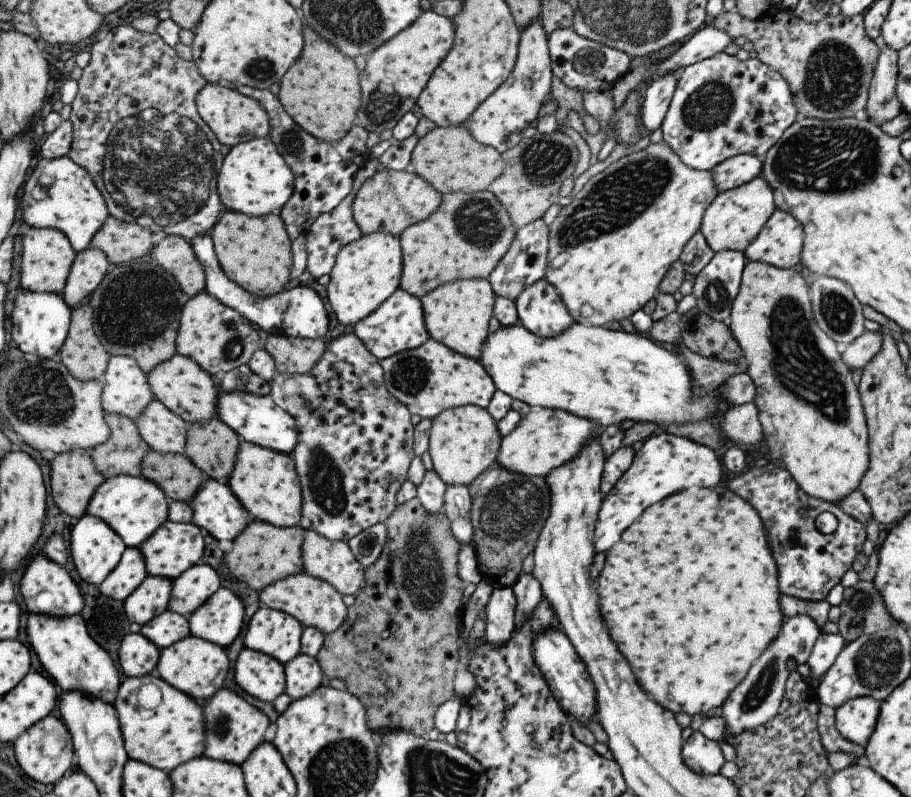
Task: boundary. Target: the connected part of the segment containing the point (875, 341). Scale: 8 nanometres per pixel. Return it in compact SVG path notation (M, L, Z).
M863 331L848 345L840 348L841 360L850 368L863 368L879 352L882 338L879 332Z

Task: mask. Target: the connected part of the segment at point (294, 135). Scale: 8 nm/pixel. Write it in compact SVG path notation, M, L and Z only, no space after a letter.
M241 84L236 85L239 94L251 97L260 103L269 121L267 138L275 145L279 156L289 167L293 175L291 196L280 208L280 217L289 238L305 234L313 221L321 214L335 208L345 198L353 186L353 177L360 166L365 166L369 150L365 147L367 131L355 124L335 142L323 142L300 128L283 110L278 98L269 89L254 89Z

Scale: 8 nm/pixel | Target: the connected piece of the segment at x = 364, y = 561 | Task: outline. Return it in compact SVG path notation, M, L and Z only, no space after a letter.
M377 523L370 526L369 529L358 532L348 541L348 547L355 560L363 568L367 568L379 556L383 544L385 544L387 535L383 523Z

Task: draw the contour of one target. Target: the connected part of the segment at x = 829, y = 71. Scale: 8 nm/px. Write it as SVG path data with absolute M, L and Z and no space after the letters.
M770 5L769 8L755 20L742 17L735 9L722 11L713 17L711 26L728 34L732 39L743 36L749 40L753 50L757 53L759 62L778 72L787 83L791 98L800 117L821 119L842 119L853 117L853 114L861 112L865 108L868 99L868 88L873 76L875 63L880 53L880 43L872 41L865 34L862 25L862 14L846 17L841 13L836 16L825 15L819 22L808 23L791 9L782 6Z

